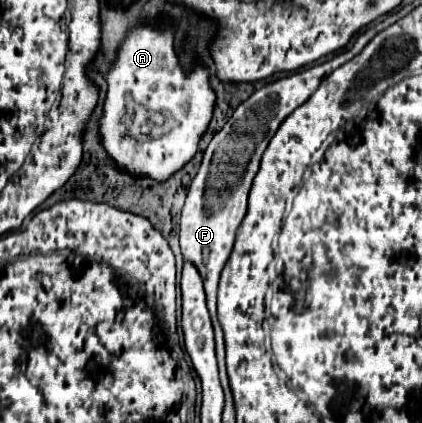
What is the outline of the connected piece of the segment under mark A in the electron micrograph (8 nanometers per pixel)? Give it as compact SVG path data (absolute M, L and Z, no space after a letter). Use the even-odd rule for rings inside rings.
M137 27L131 29L125 37L121 49L117 51L117 59L107 75L107 99L105 99L105 115L99 121L101 125L101 137L107 153L113 157L119 169L131 173L131 175L143 175L151 177L155 181L169 179L175 171L181 169L197 151L197 141L207 129L215 105L215 93L209 87L209 73L203 67L195 67L191 71L183 71L179 65L177 51L173 47L173 31L161 29L153 31L149 27ZM137 109L147 111L145 125L141 127L143 135L149 135L153 127L159 129L157 137L131 137L131 117Z

